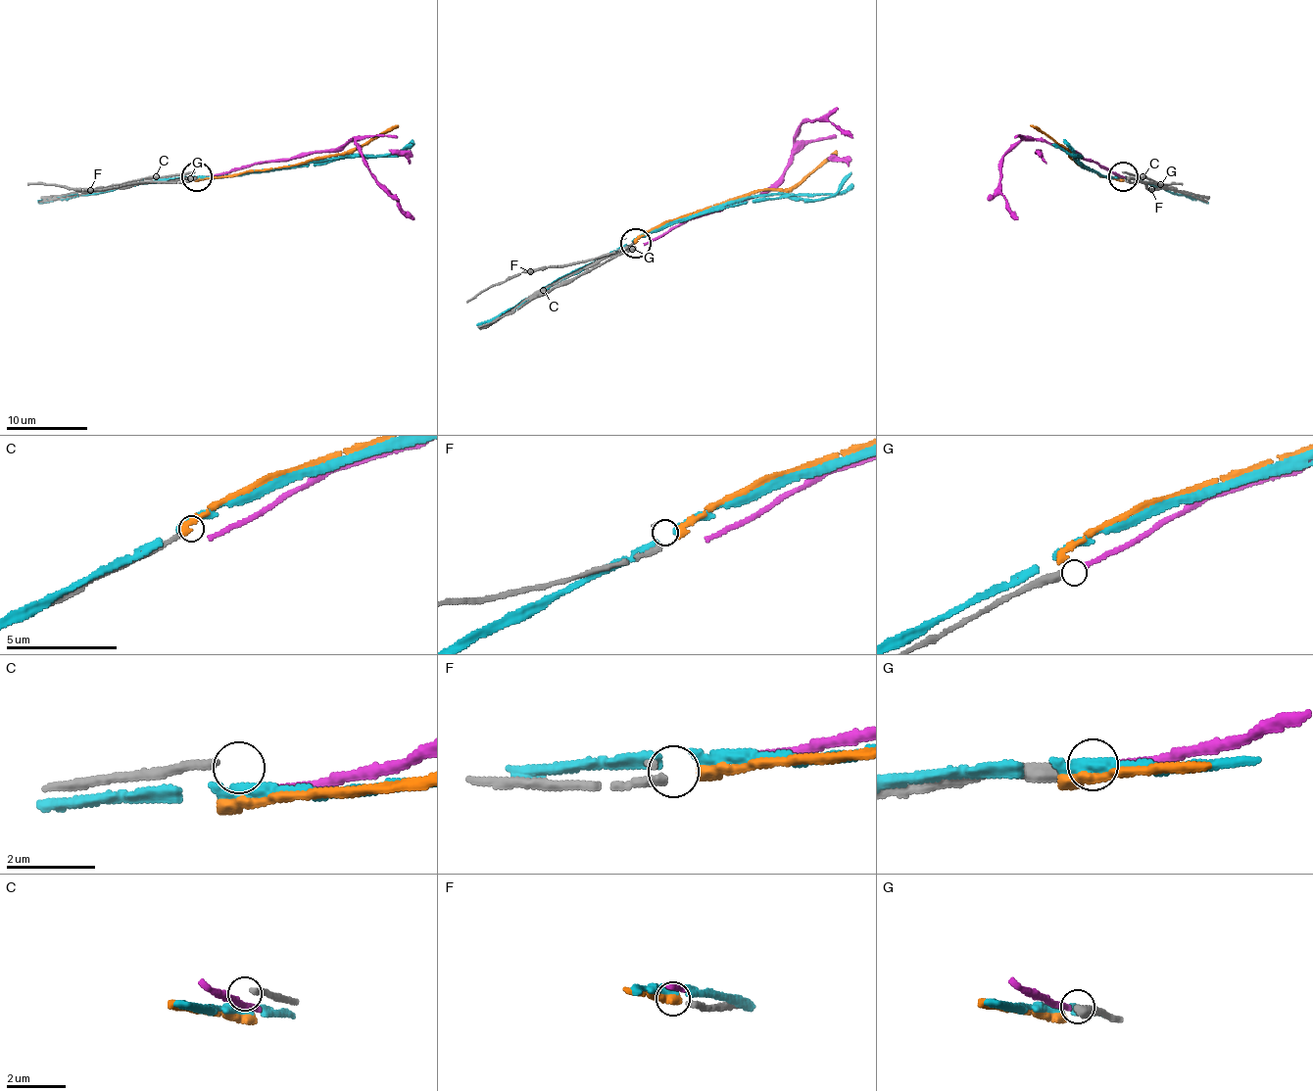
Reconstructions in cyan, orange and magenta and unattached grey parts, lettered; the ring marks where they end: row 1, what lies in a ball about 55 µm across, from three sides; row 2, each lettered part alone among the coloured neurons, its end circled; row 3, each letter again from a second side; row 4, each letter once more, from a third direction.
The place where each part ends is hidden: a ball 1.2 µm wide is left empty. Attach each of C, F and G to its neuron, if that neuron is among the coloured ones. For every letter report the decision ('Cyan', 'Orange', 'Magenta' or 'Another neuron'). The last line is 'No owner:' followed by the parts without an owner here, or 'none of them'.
C: Another neuron
F: Orange
G: Magenta
No owner: C

